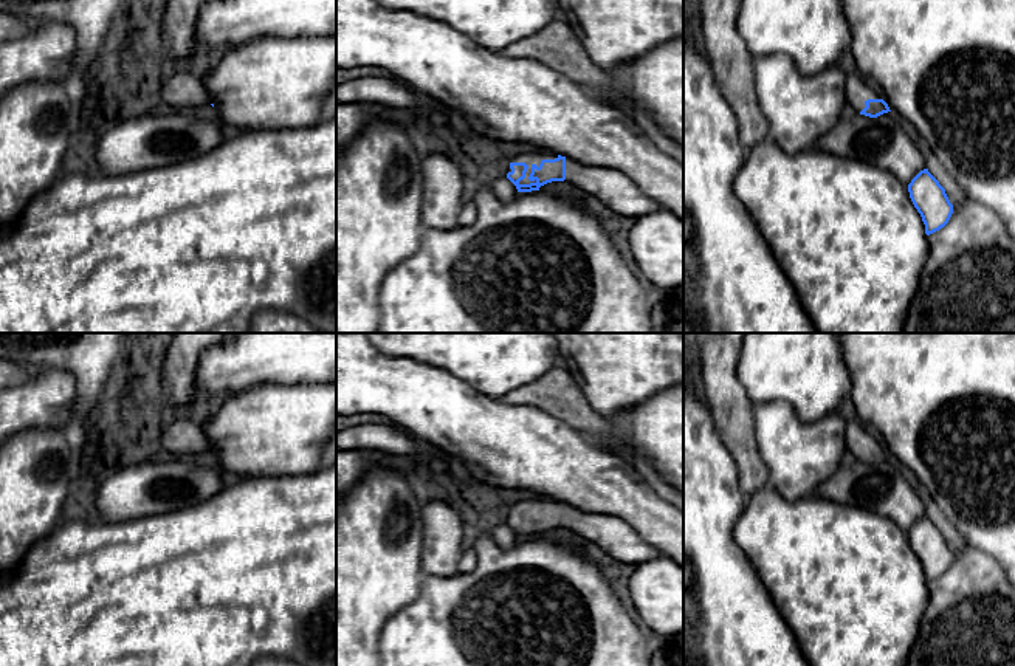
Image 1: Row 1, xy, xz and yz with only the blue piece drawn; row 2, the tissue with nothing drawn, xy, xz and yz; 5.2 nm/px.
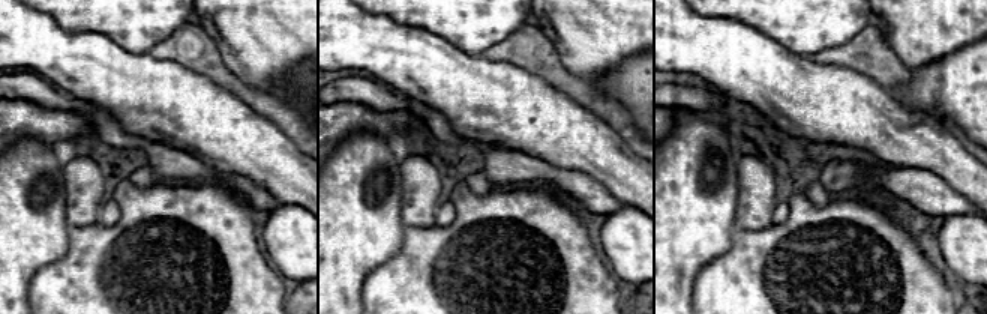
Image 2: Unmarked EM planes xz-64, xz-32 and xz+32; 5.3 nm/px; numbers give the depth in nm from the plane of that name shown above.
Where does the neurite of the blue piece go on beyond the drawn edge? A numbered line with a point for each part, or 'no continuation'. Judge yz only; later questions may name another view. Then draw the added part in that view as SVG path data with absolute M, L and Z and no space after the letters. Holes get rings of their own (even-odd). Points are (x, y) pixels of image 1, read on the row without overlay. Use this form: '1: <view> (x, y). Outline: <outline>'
1: yz (856, 437). Outline: M846 423L845 432L846 448L860 460L868 446L880 446L879 441L858 423Z

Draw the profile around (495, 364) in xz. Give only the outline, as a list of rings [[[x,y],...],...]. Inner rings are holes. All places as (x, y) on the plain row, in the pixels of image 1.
[[[367,333],[384,355],[411,358],[502,398],[563,362],[552,333]]]

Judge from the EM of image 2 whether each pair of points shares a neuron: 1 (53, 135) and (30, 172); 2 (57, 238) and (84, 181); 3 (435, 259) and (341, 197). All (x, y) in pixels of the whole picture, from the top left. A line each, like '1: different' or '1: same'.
1: different
2: different
3: different

